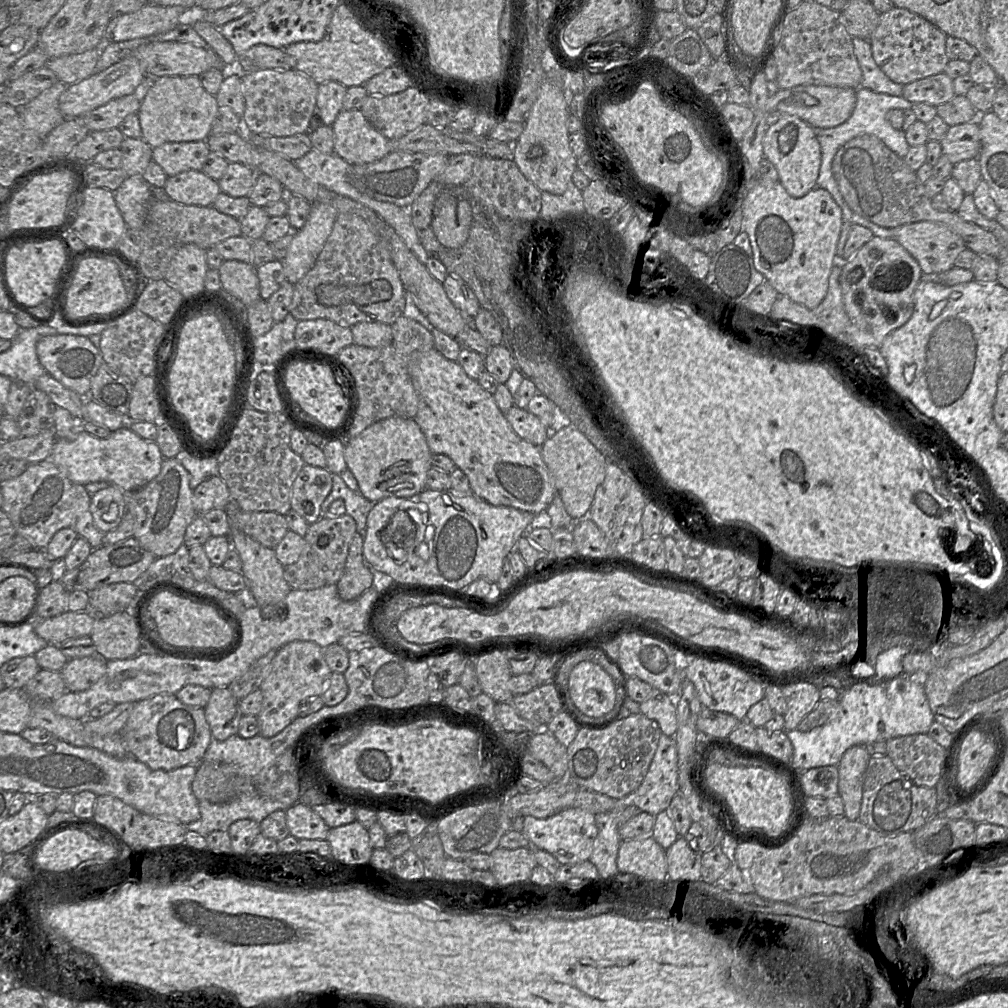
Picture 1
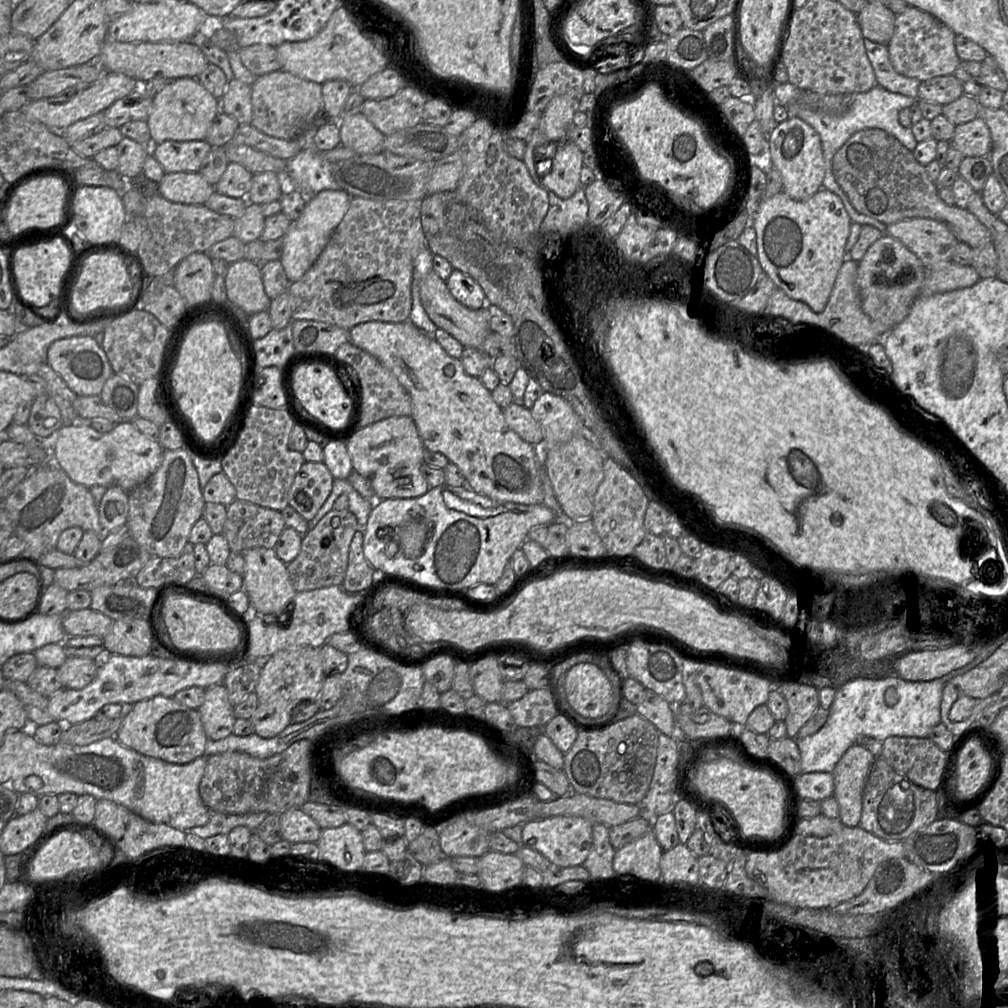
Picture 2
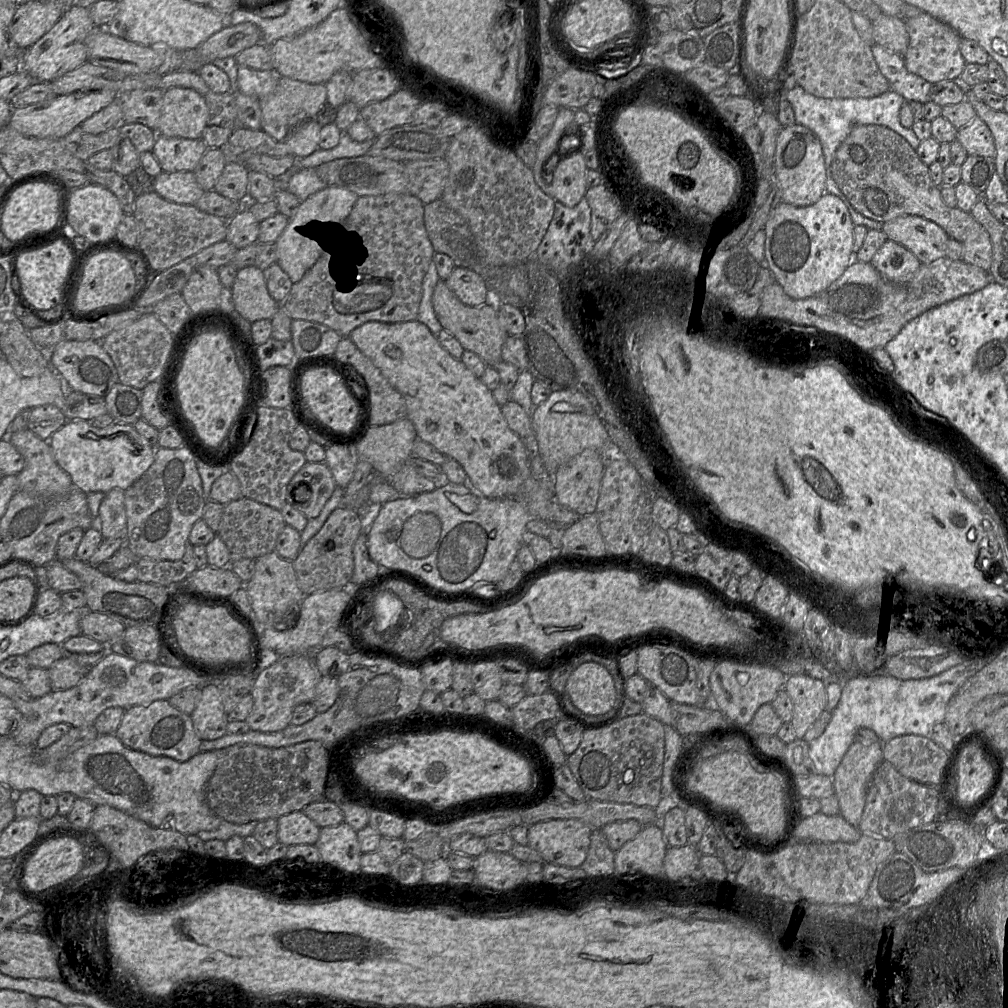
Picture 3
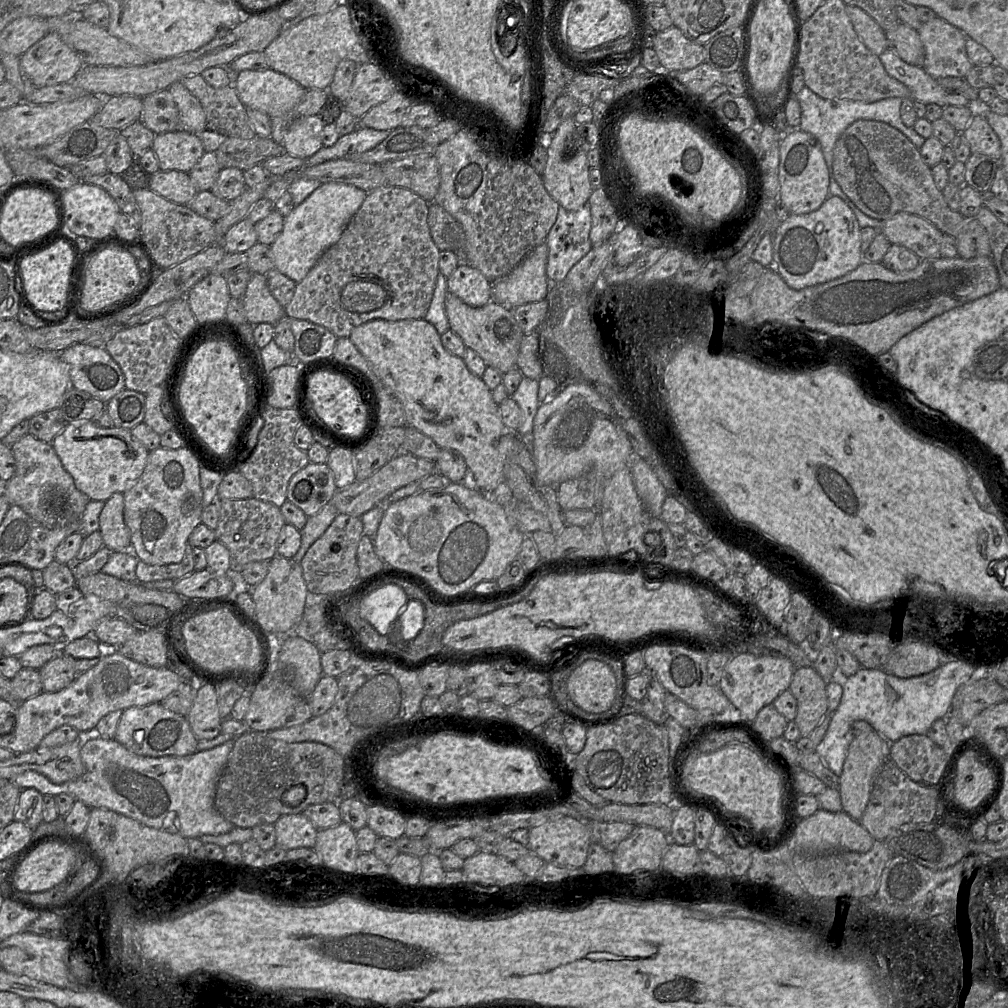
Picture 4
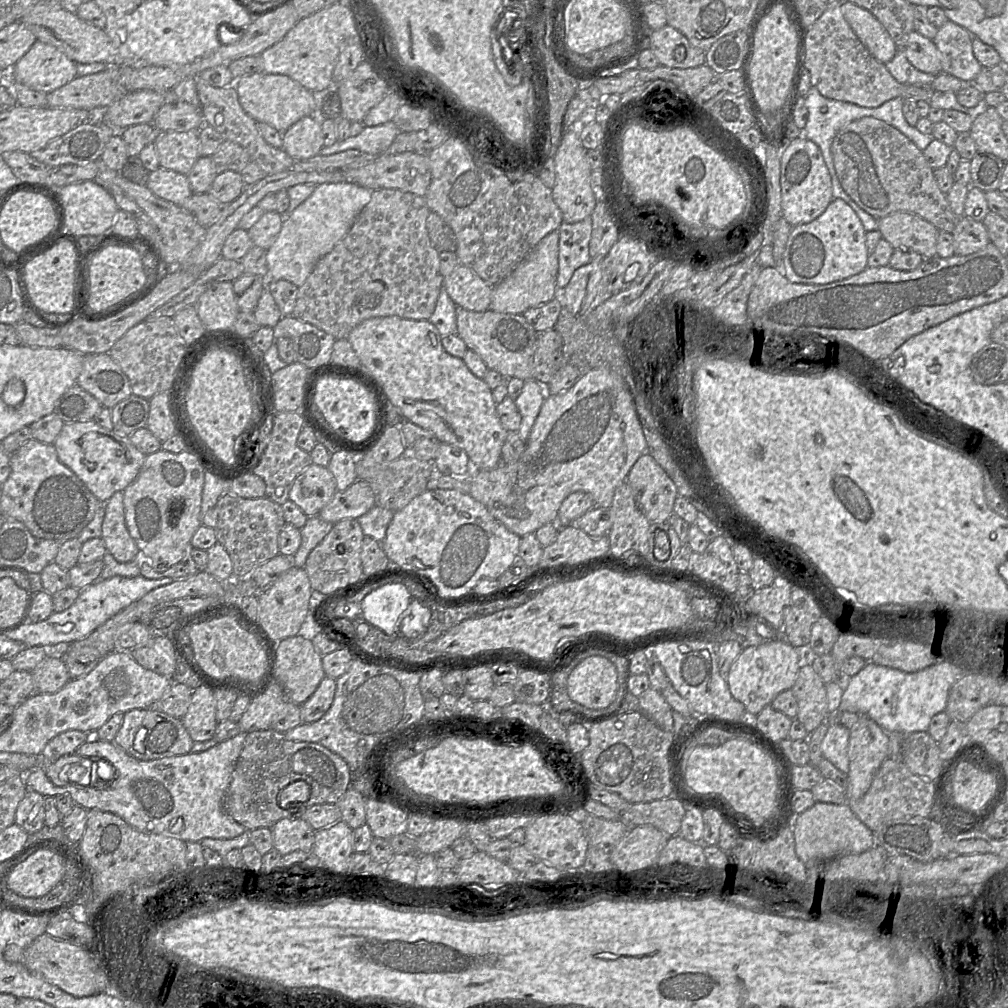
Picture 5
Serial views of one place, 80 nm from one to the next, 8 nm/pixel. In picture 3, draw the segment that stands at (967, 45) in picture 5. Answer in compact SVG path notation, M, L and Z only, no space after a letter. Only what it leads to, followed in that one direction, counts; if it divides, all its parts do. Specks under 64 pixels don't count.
M926 12L904 21L909 34L909 44L903 54L907 70L931 84L959 79L966 65L960 50L961 36L948 24Z

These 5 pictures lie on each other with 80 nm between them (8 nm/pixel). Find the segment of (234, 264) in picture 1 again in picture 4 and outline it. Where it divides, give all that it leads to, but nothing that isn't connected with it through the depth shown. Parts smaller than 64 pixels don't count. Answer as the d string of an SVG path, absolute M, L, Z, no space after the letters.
M252 273L242 301L246 318L252 325L260 323L275 325L286 317L284 307L268 288L266 275Z

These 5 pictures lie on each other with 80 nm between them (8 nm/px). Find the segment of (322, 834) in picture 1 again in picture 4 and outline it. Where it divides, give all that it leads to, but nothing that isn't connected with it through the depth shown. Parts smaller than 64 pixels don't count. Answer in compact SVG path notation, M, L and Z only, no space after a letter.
M304 813L282 815L274 827L276 846L284 850L315 847L318 829Z

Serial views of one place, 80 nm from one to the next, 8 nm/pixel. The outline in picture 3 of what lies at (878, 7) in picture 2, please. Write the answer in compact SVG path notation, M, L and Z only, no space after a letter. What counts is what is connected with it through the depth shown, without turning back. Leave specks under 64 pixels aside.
M881 14L872 21L873 44L879 44L903 56L909 44L905 21L897 16Z

